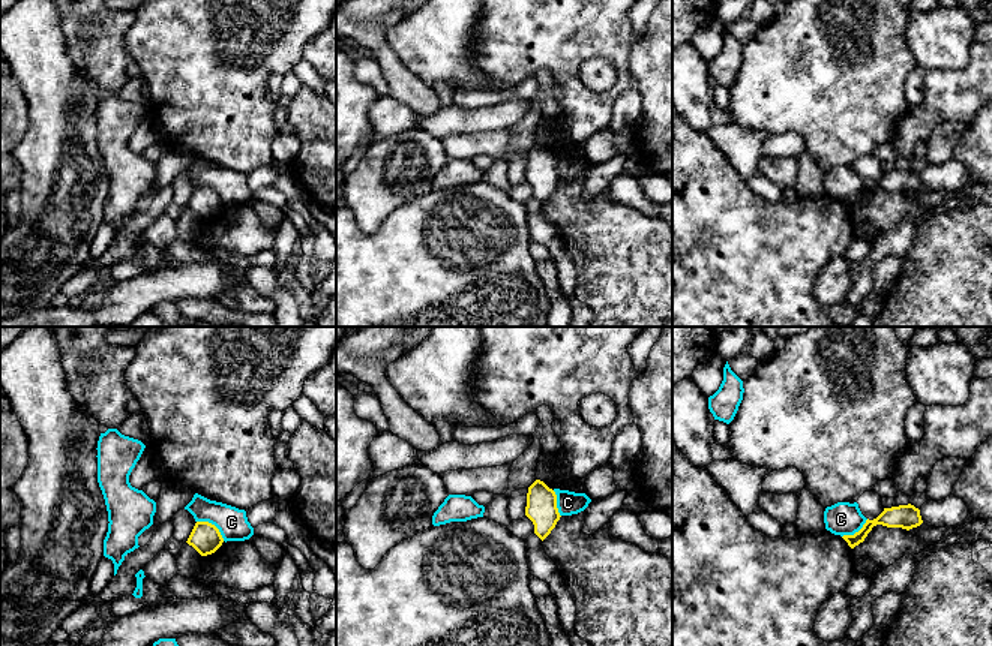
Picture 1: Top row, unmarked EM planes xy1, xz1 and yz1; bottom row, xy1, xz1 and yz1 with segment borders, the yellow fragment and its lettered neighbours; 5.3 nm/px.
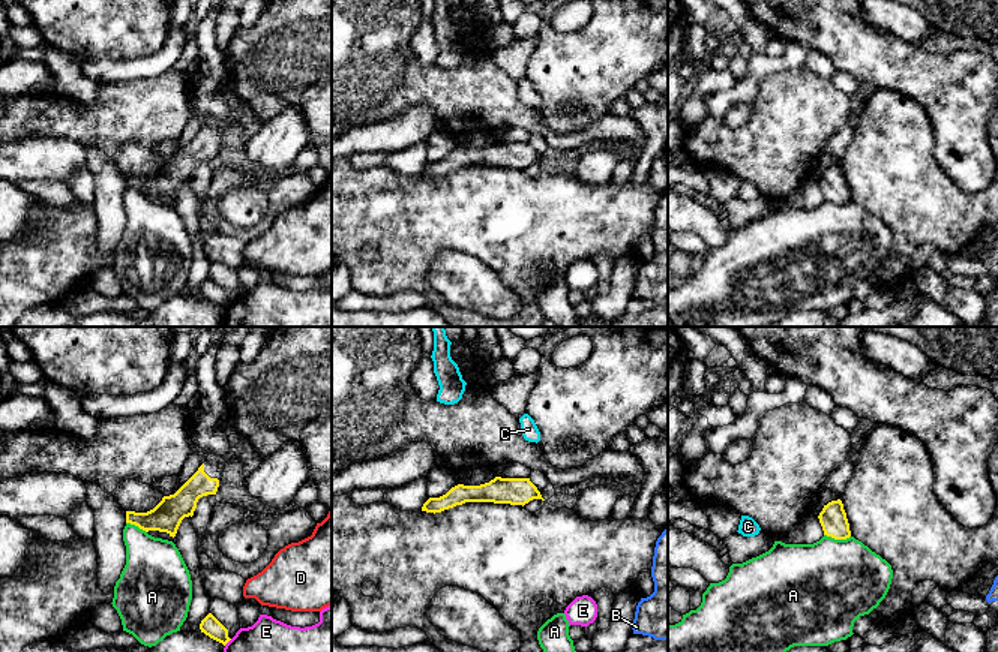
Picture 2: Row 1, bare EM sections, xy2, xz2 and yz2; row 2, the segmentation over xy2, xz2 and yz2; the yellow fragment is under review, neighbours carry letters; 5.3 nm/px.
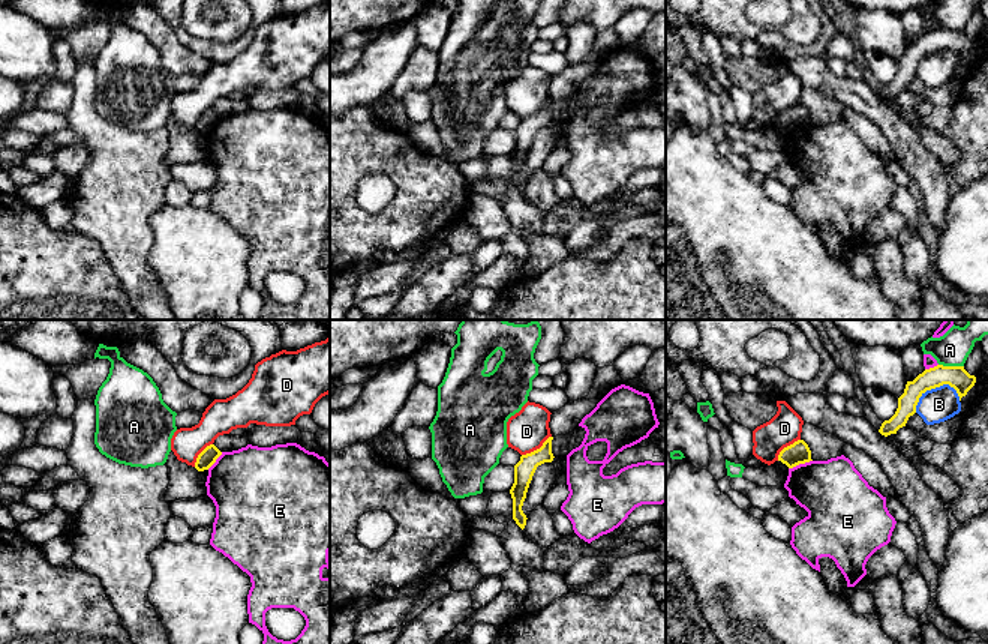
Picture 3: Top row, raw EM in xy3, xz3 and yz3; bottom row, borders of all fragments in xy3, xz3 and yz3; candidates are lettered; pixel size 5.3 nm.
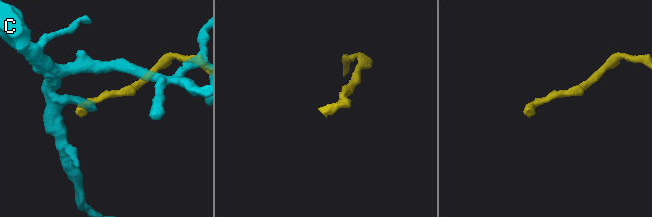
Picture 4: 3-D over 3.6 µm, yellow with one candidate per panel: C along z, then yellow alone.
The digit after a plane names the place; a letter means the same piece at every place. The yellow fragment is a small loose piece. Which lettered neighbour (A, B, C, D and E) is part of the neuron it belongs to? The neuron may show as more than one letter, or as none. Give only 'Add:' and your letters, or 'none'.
Add: none

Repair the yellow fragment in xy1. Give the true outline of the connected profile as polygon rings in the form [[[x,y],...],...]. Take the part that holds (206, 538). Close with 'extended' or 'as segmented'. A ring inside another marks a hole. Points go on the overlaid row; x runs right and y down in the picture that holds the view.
[[[197,522],[188,541],[201,556],[215,553],[224,543],[219,529],[209,522]]]; as segmented

